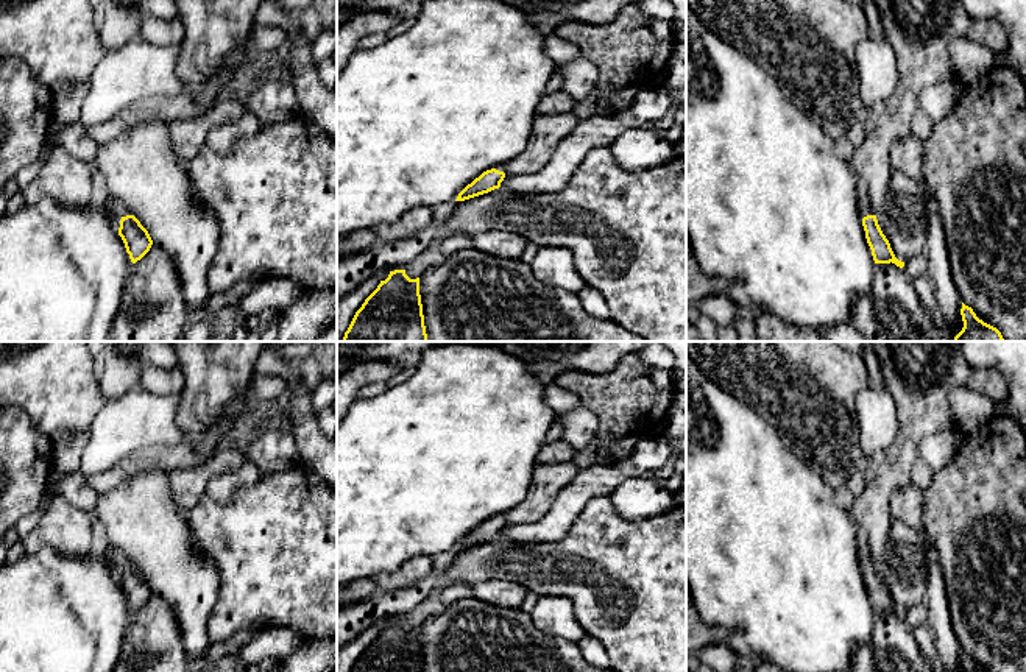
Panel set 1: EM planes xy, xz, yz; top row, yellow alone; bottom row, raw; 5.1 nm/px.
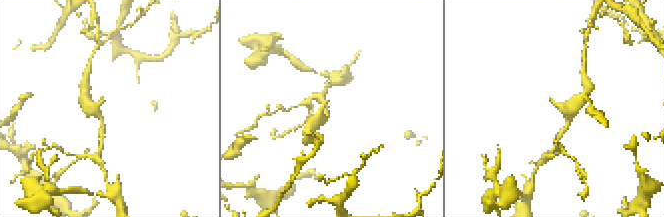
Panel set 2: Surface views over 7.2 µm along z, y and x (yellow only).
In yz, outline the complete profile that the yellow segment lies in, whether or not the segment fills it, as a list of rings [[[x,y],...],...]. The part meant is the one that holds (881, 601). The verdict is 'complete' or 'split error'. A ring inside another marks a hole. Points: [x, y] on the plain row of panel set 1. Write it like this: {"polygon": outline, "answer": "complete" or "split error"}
{"polygon": [[[865,532],[858,533],[858,558],[862,568],[867,592],[872,599],[875,613],[895,613],[903,617],[904,611],[898,610],[890,597],[889,589],[883,583],[876,564],[873,563],[869,550],[869,539]]], "answer": "split error"}

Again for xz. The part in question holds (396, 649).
{"polygon": [[[405,619],[390,621],[351,672],[424,672],[419,627],[410,628]]], "answer": "complete"}

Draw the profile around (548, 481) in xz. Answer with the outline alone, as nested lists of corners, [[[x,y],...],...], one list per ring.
[[[574,462],[563,465],[536,463],[525,499],[507,511],[505,525],[532,524],[550,508],[558,493],[582,471]]]

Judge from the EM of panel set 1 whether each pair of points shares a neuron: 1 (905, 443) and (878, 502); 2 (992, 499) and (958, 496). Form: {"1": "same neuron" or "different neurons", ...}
{"1": "same neuron", "2": "same neuron"}

